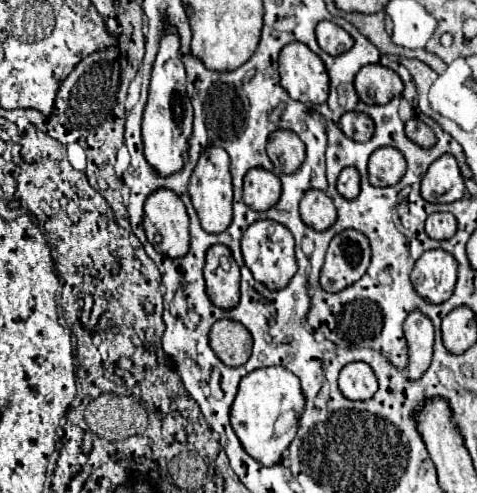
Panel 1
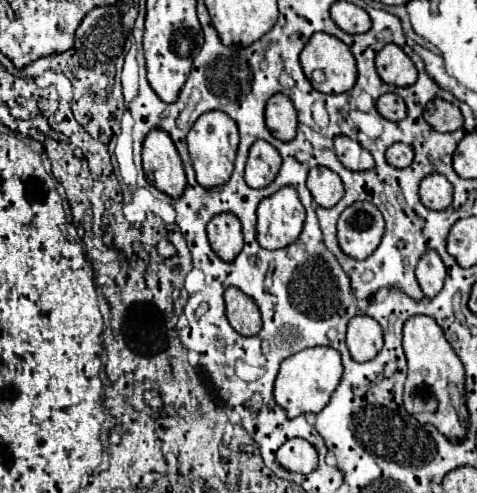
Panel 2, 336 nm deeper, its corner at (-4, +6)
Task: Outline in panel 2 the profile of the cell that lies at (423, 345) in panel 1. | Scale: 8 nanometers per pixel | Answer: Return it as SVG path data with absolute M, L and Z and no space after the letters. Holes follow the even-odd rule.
M429 249L417 263L417 281L425 293L425 297L435 297L435 293L439 293L439 289L443 289L443 281L447 275L447 269L439 257L437 251Z

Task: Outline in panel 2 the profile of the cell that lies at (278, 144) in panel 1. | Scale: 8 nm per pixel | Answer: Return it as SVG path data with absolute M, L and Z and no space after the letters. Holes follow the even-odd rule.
M275 93L265 107L265 125L281 141L291 141L297 133L297 111L291 99L283 93Z

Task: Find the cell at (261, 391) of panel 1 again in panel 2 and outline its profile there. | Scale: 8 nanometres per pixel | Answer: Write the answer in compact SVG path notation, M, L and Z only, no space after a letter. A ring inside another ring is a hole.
M321 345L303 349L281 363L277 381L275 381L275 401L287 411L289 417L299 413L319 413L331 399L331 393L337 389L343 375L343 363L337 349Z

